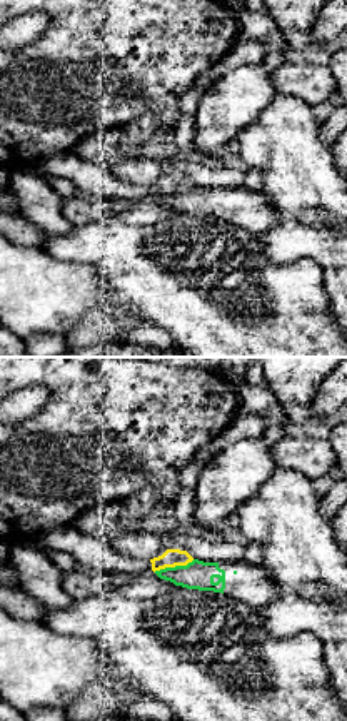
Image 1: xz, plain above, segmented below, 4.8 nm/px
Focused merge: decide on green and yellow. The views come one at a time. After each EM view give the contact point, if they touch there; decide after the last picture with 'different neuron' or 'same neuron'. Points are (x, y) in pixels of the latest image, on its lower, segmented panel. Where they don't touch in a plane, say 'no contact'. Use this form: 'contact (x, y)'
contact (176, 566)

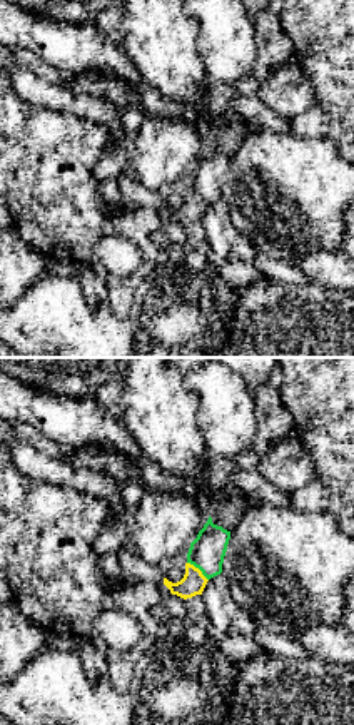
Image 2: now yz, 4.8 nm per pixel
contact (199, 568)

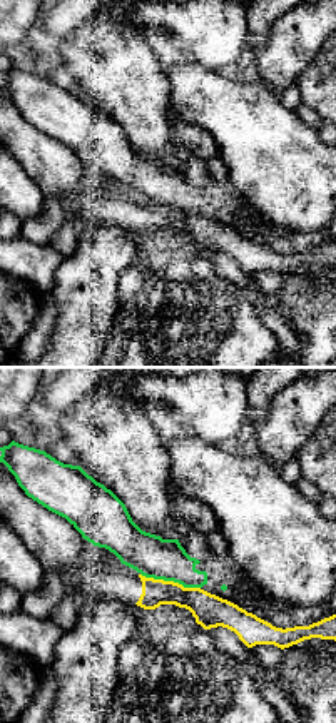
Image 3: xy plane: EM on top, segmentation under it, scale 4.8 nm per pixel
contact (171, 580)

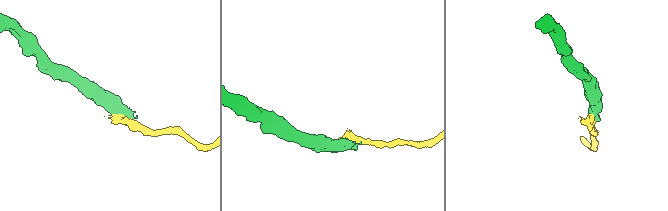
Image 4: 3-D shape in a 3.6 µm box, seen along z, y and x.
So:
different neuron

